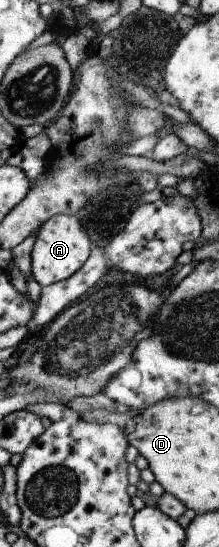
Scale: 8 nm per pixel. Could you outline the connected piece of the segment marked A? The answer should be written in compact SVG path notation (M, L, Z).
M56 215L43 224L38 234L38 242L31 255L33 278L42 288L69 280L84 268L91 251L92 242L82 230L82 222L78 220L78 216Z

